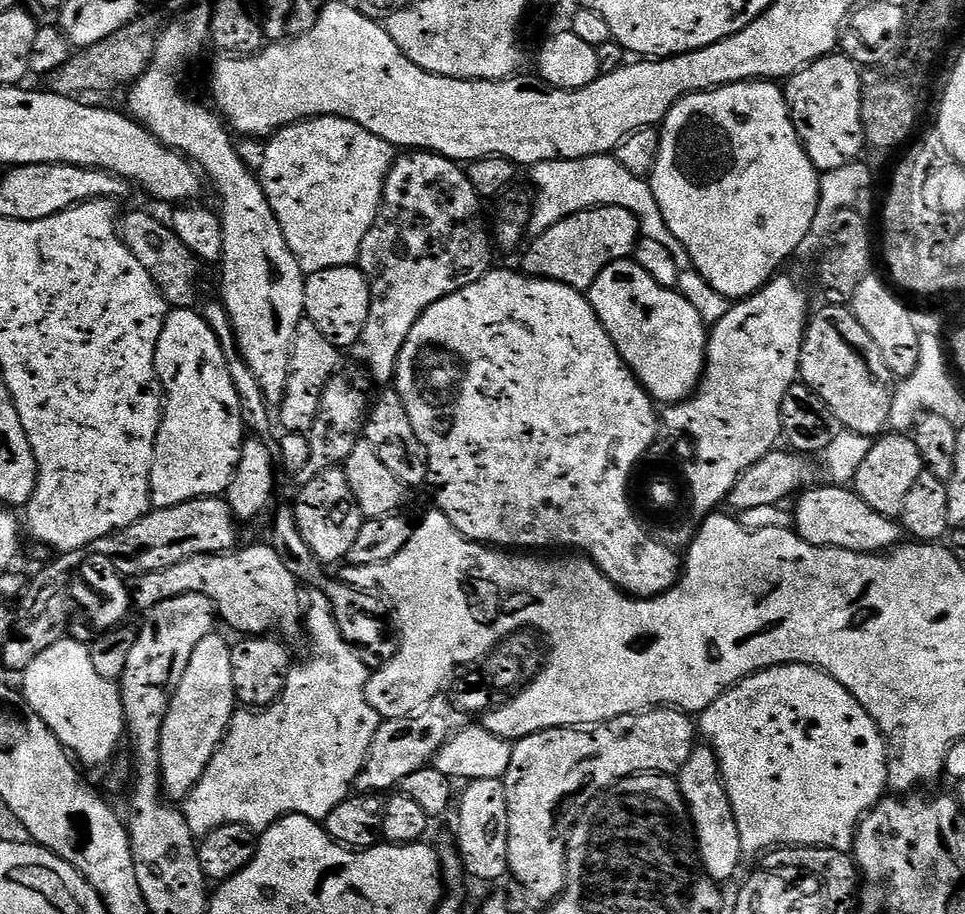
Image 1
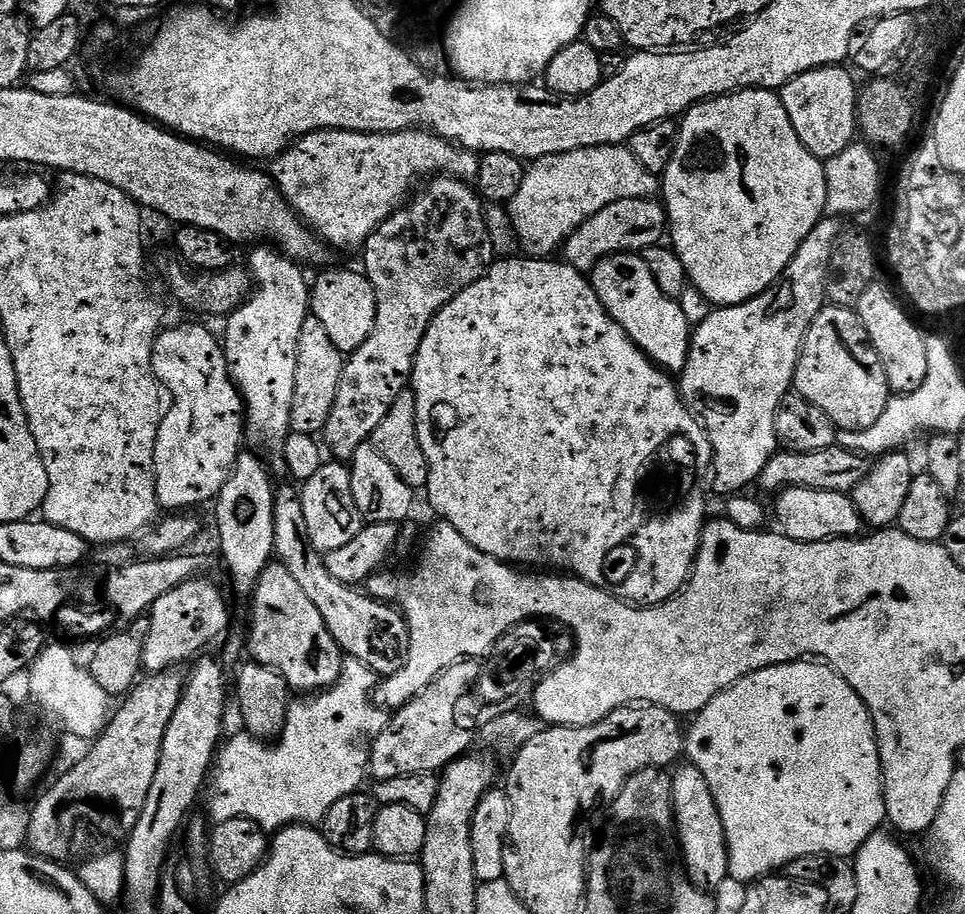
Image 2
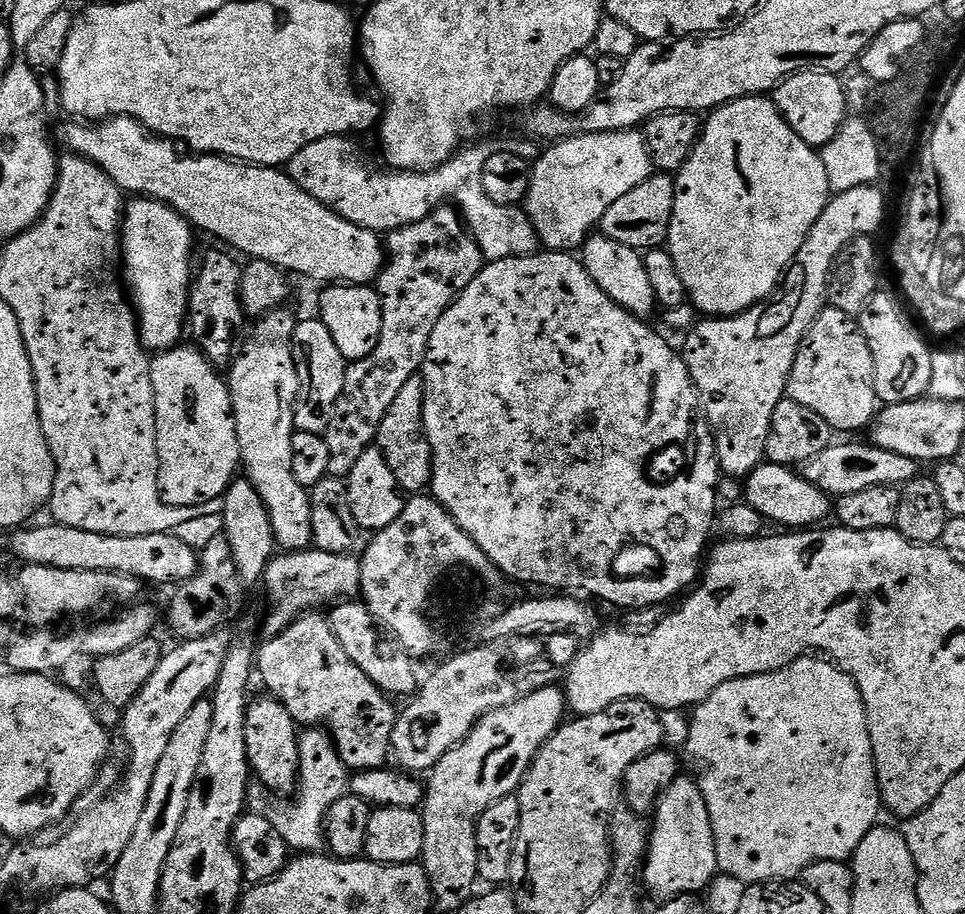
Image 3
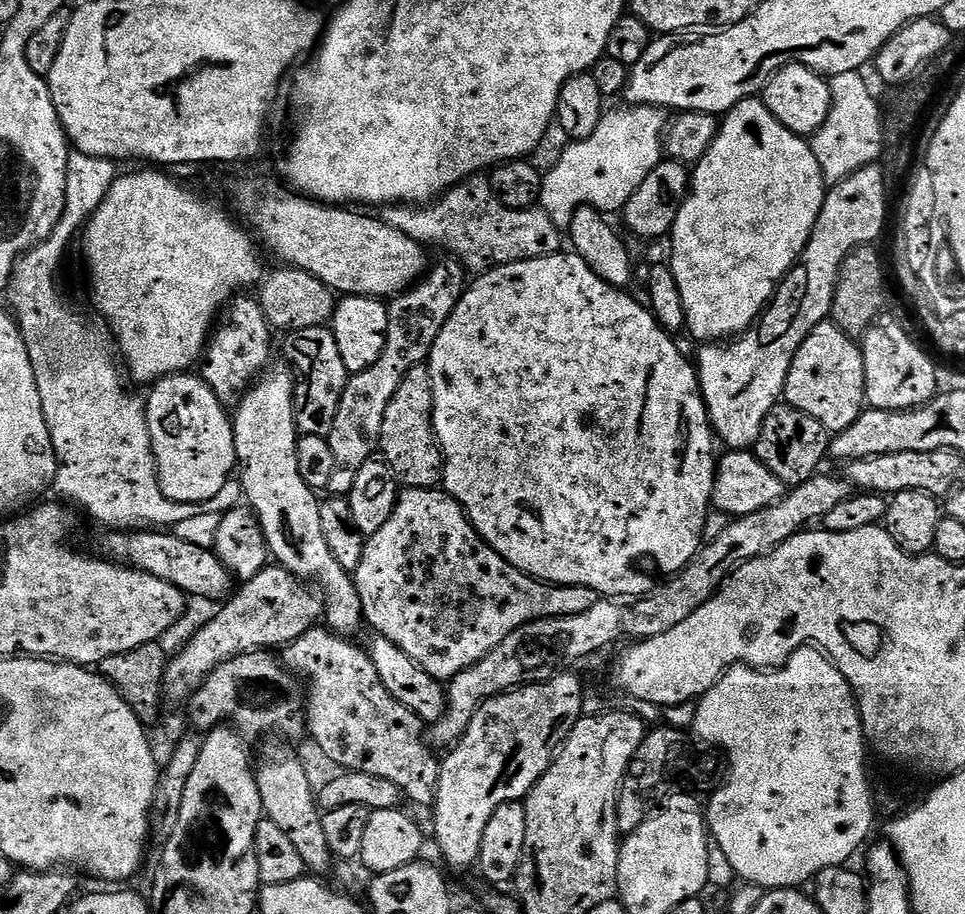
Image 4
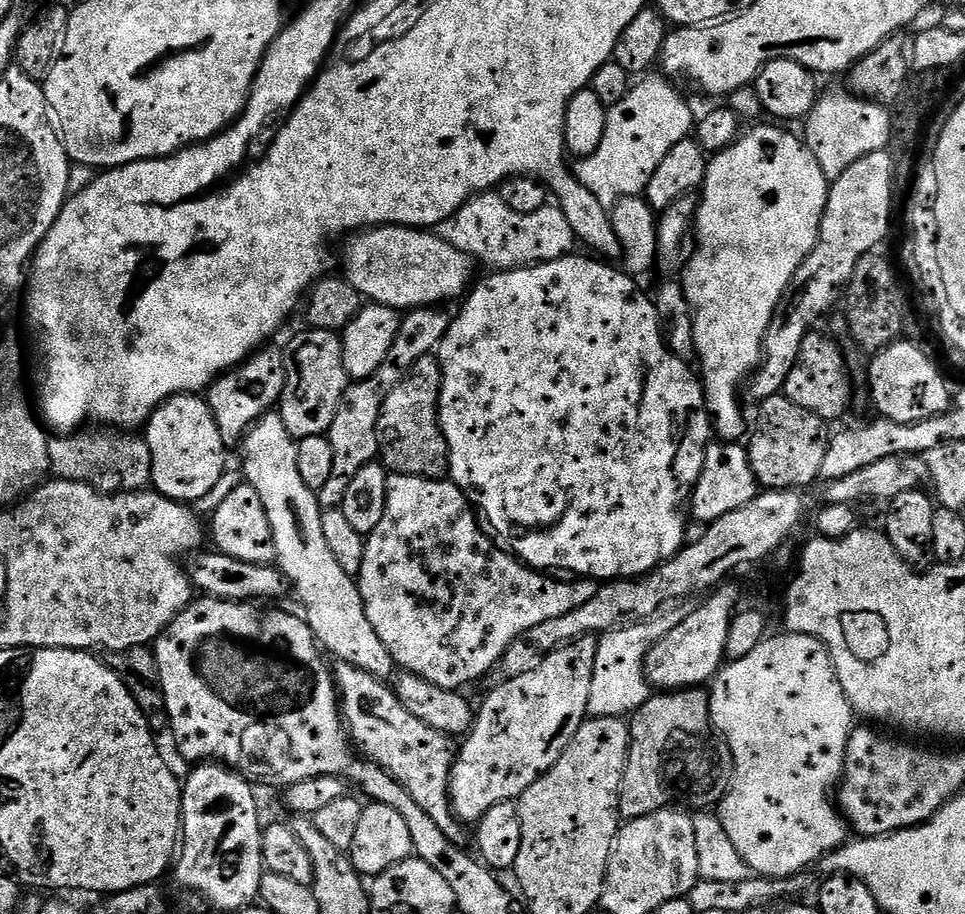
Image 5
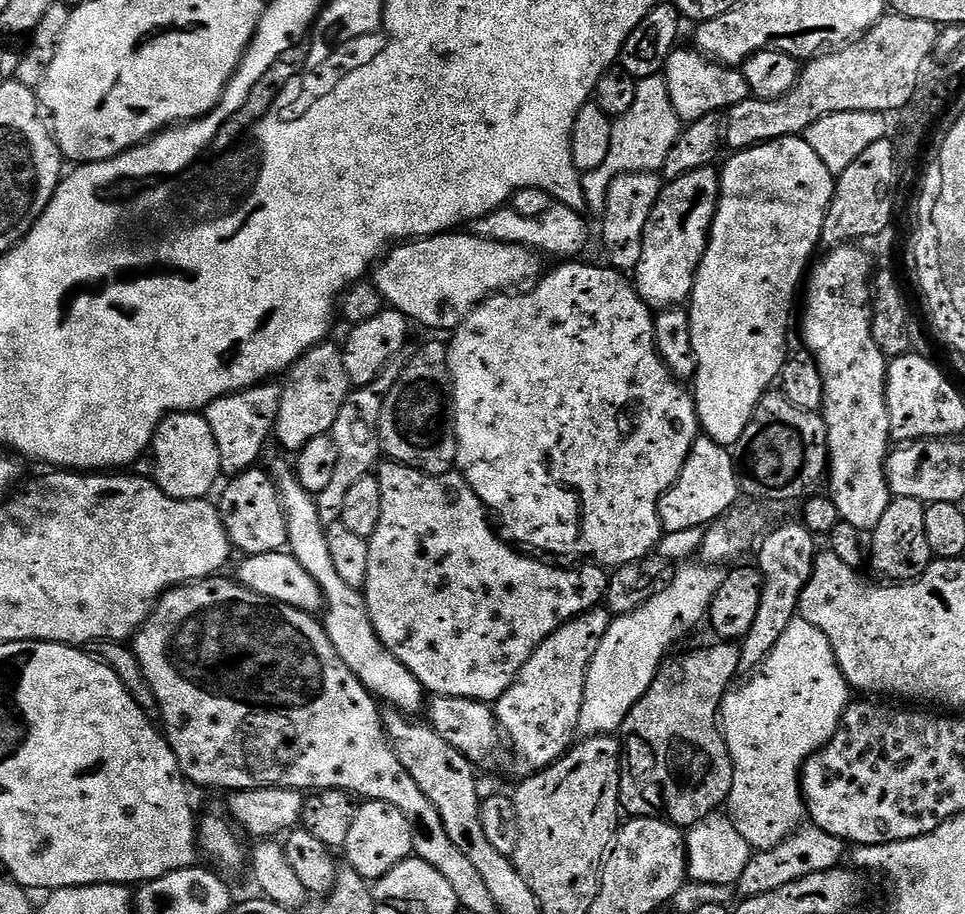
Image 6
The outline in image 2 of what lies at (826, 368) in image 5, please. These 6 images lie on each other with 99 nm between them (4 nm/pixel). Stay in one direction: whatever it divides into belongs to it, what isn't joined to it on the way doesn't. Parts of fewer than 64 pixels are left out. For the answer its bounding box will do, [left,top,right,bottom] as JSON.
[794,304,890,432]

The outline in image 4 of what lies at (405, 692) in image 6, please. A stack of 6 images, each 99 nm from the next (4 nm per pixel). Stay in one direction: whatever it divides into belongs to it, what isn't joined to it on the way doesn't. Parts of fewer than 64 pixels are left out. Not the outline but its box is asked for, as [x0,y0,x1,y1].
[232,370,365,637]

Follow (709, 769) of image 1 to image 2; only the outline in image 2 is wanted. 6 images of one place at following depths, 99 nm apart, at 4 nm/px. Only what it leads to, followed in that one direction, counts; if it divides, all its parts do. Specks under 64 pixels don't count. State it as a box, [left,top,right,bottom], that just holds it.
[671,762,729,890]

